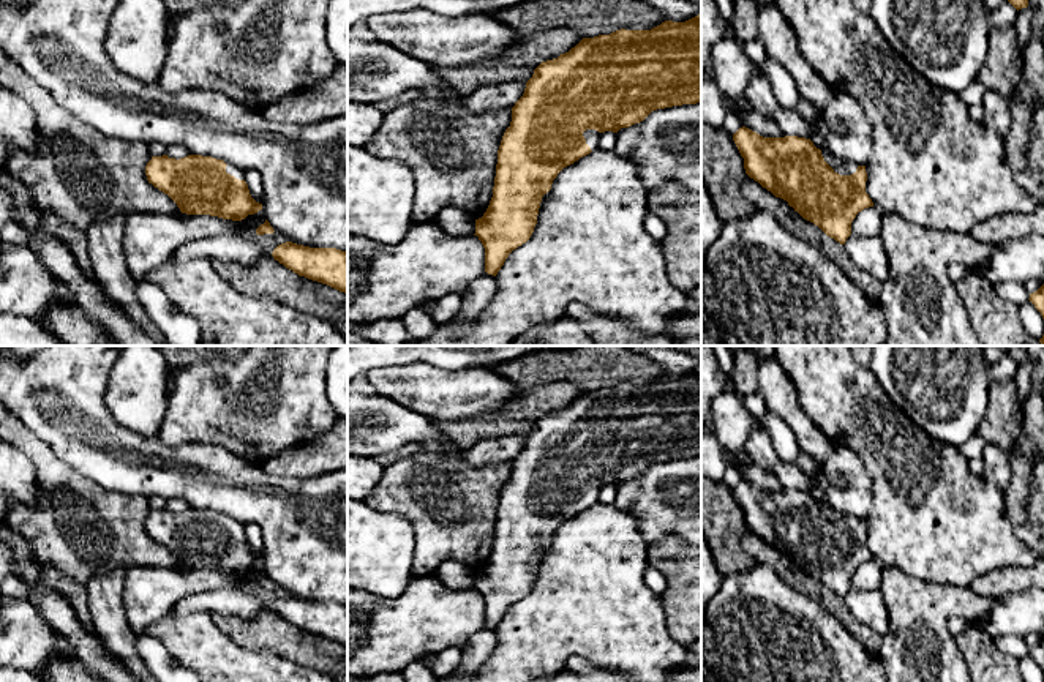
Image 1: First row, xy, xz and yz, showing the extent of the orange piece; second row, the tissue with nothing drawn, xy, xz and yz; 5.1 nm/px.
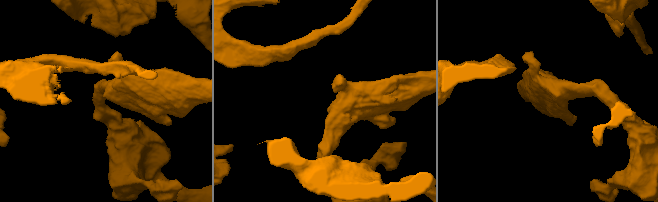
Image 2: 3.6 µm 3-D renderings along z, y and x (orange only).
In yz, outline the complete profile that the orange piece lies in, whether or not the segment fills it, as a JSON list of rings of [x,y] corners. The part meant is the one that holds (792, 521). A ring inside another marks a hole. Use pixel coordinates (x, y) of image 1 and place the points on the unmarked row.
[[[742,480],[733,494],[750,532],[840,598],[851,589],[856,568],[873,560],[866,546],[866,519],[821,505],[810,493],[763,491]]]

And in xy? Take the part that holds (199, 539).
[[[188,508],[175,513],[152,510],[145,519],[148,537],[167,548],[186,568],[210,568],[242,575],[262,564],[245,535],[245,523],[223,513]]]

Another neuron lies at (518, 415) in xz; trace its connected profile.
[[[572,382],[540,384],[524,388],[521,395],[486,417],[433,420],[433,423],[450,439],[452,447],[471,448],[485,439],[498,439],[509,434],[528,436],[542,415],[558,412],[581,393],[583,390]]]

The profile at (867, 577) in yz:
[[[875,560],[864,562],[851,576],[851,587],[858,590],[878,590],[881,567]]]

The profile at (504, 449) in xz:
[[[509,434],[498,439],[485,439],[471,448],[455,448],[447,450],[452,455],[461,456],[469,466],[482,467],[501,463],[512,463],[515,456],[523,450],[526,436]]]

